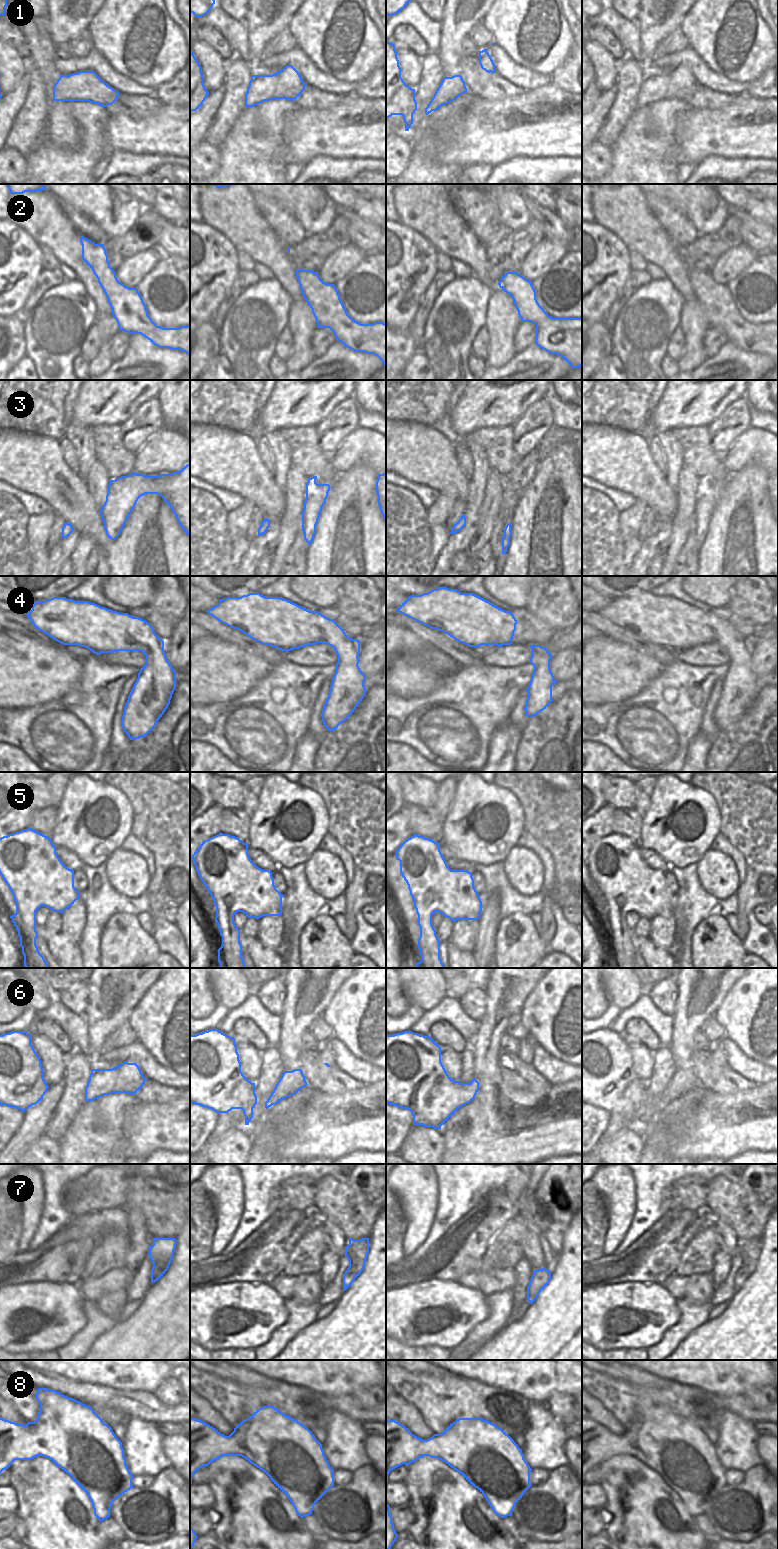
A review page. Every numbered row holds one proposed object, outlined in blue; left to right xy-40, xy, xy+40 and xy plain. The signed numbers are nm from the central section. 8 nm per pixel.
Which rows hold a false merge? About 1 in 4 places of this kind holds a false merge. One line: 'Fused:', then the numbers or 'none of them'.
Fused: 1

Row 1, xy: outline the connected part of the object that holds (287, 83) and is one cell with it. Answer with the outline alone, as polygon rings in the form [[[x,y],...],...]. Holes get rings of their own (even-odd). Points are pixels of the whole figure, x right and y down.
[[[284,67],[272,75],[252,75],[245,94],[245,107],[253,107],[272,99],[297,99],[307,85],[299,72]]]

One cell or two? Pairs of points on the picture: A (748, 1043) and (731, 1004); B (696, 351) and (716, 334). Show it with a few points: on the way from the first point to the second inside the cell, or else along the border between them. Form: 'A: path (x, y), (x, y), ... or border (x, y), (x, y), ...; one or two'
A: path (748, 1033), (748, 1021), (741, 1014); one
B: border (709, 327), (703, 341), (703, 350), (707, 357); two

